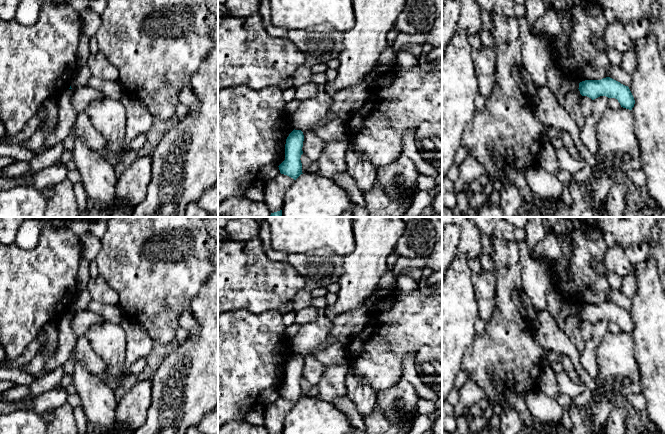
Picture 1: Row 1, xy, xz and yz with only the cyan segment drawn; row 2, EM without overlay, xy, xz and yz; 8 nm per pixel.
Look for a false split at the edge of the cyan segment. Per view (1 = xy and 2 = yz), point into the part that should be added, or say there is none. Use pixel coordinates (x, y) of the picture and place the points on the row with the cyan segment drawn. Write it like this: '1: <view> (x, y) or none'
1: none
2: none

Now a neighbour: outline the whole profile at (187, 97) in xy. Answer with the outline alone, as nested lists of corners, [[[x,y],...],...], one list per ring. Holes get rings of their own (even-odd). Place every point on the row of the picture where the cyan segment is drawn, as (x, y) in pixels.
[[[187,87],[180,92],[179,102],[187,108],[191,108],[199,104],[199,100],[191,87]]]

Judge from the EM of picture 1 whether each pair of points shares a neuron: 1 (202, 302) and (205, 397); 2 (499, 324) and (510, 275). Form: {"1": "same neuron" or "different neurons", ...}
{"1": "same neuron", "2": "same neuron"}

